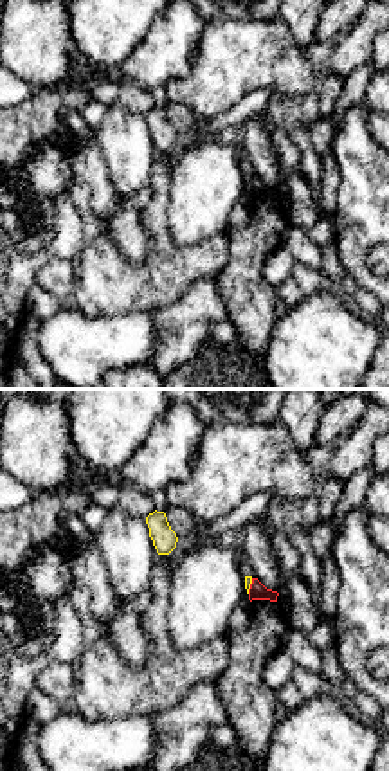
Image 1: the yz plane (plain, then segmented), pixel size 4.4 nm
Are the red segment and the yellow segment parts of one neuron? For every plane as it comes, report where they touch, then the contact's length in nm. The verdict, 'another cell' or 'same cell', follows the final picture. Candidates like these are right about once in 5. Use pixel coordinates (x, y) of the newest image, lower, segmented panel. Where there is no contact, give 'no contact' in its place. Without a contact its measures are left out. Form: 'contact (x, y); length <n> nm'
contact (251, 586); length 80 nm

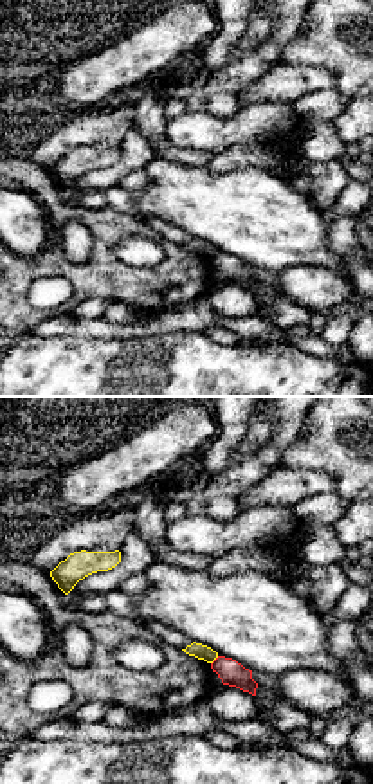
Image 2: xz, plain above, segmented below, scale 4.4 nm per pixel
contact (215, 660); length 50 nm

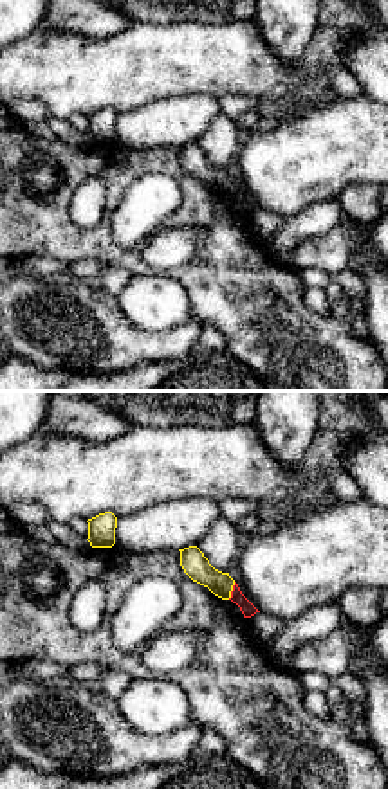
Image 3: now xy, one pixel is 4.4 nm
contact (231, 591); length 90 nm

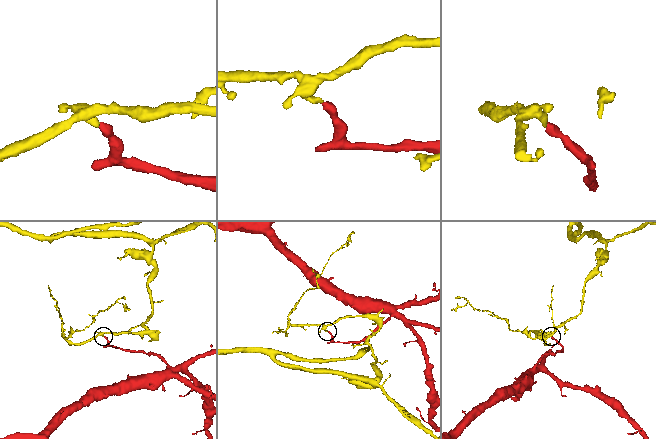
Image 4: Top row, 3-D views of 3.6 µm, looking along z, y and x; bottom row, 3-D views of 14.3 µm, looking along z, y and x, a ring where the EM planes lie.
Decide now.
another cell

